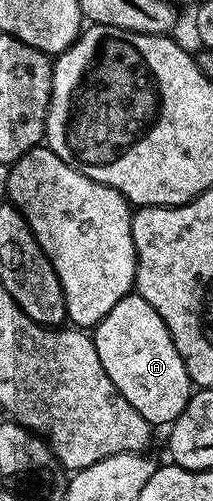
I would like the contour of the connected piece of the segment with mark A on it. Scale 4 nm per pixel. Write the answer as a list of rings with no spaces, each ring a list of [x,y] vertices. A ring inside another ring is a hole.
[[[131,293],[116,301],[112,313],[93,328],[92,338],[104,373],[112,377],[112,385],[116,385],[124,401],[151,425],[173,423],[190,400],[192,384],[160,313],[142,295]]]

